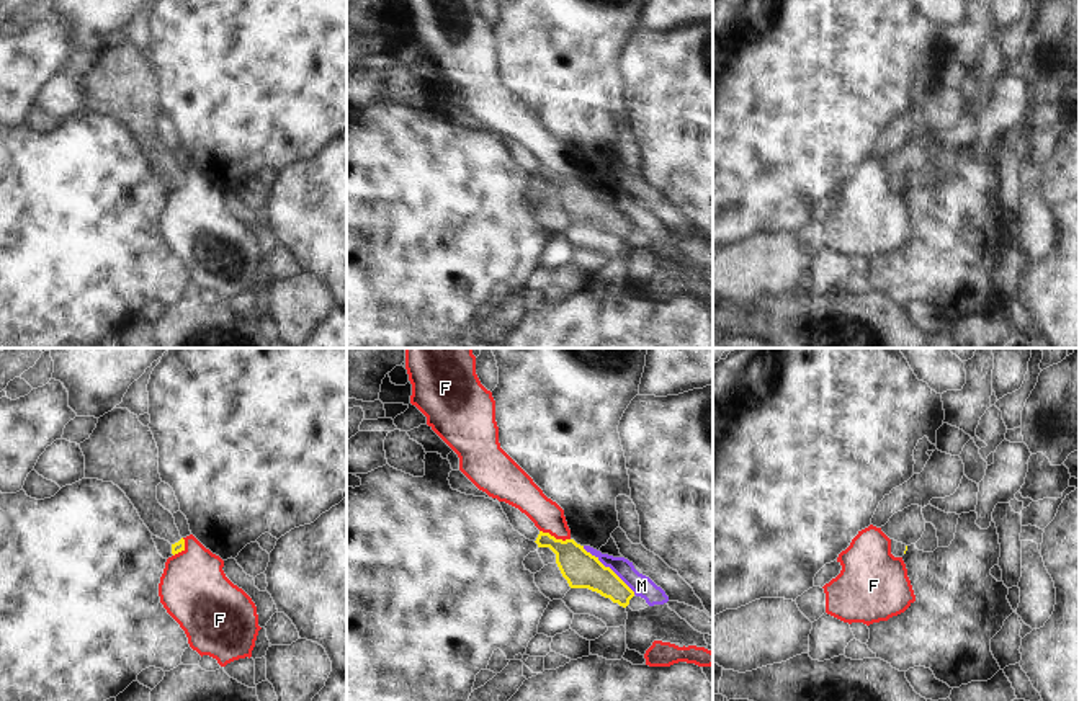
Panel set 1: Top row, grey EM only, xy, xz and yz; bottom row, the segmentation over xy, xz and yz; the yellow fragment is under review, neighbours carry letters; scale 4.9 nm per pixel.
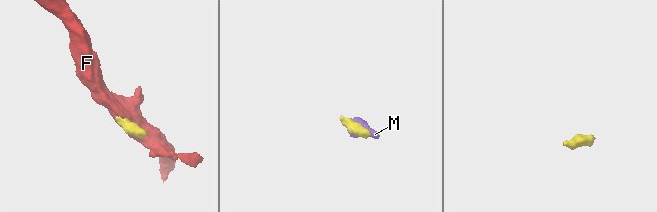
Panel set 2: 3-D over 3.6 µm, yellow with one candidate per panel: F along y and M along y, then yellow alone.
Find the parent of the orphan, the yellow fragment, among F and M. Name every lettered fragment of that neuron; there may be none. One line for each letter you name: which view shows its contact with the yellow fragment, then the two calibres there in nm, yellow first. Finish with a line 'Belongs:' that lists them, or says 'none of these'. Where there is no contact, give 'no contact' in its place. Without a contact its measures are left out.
Belongs: none of these

